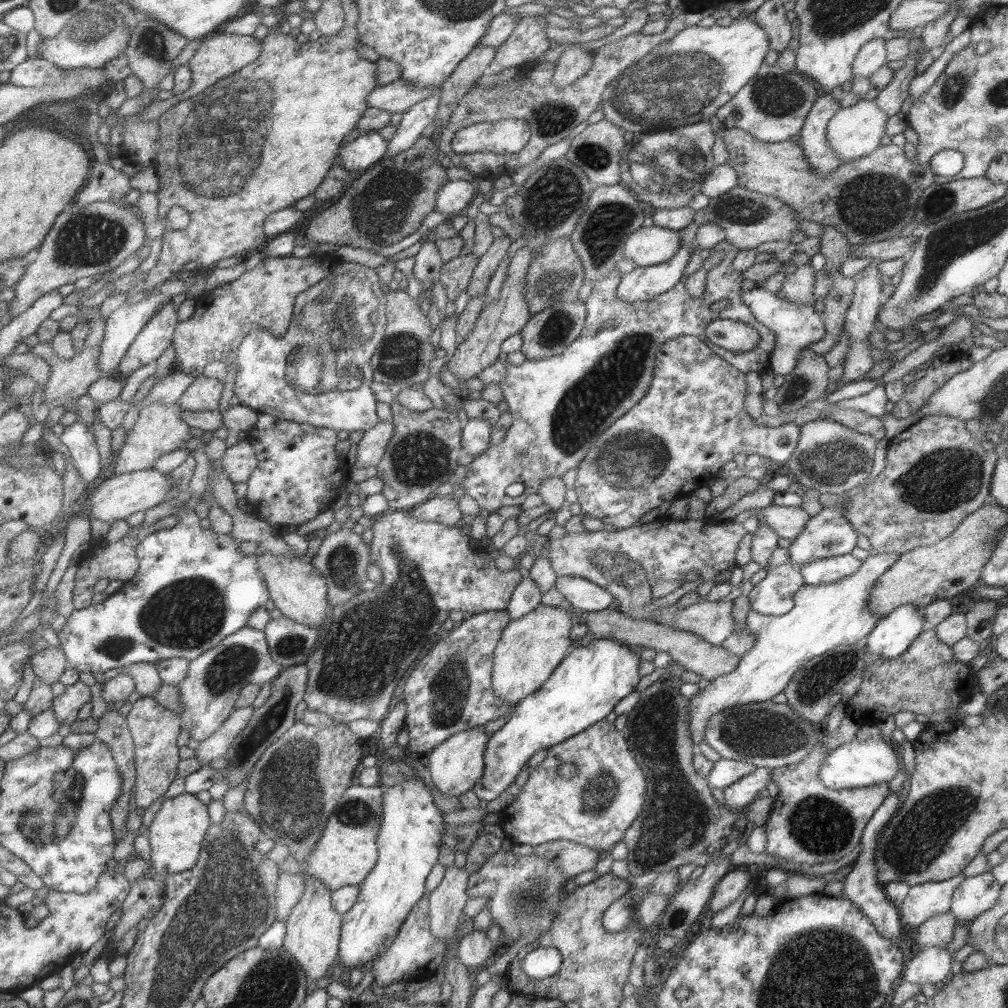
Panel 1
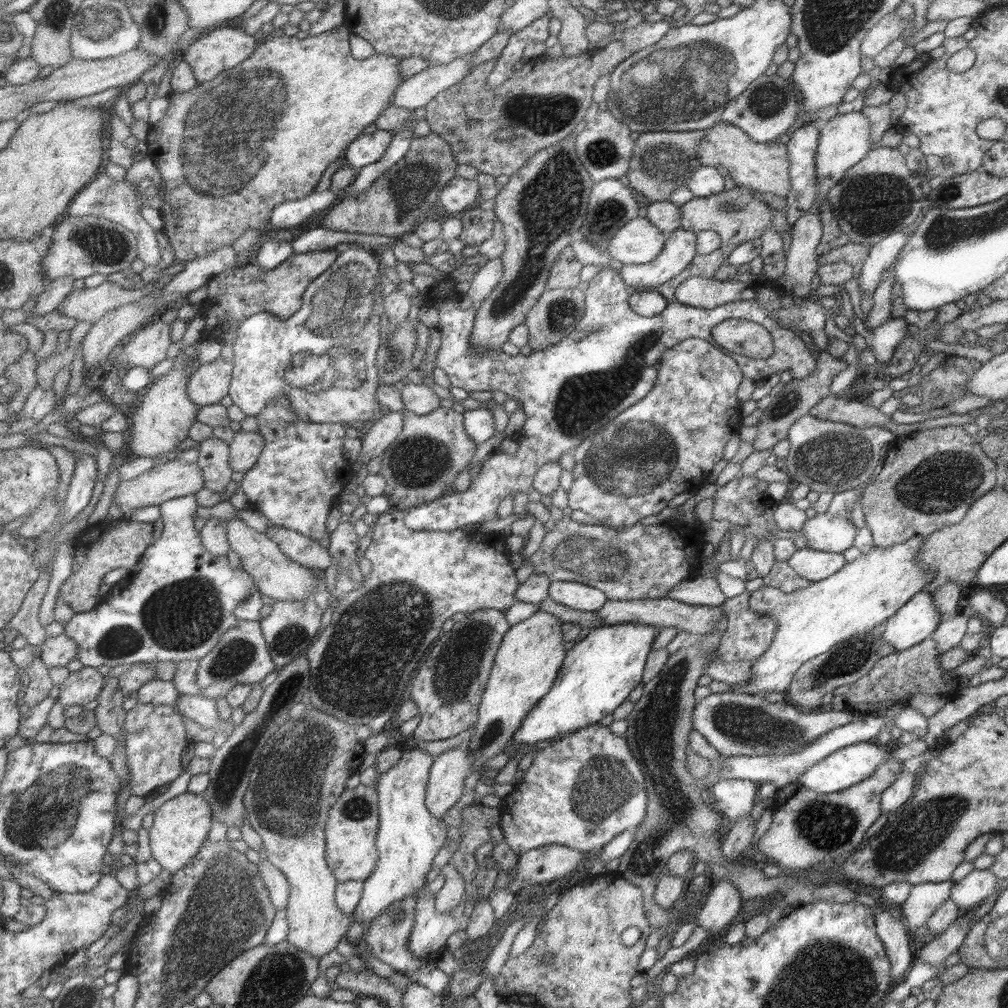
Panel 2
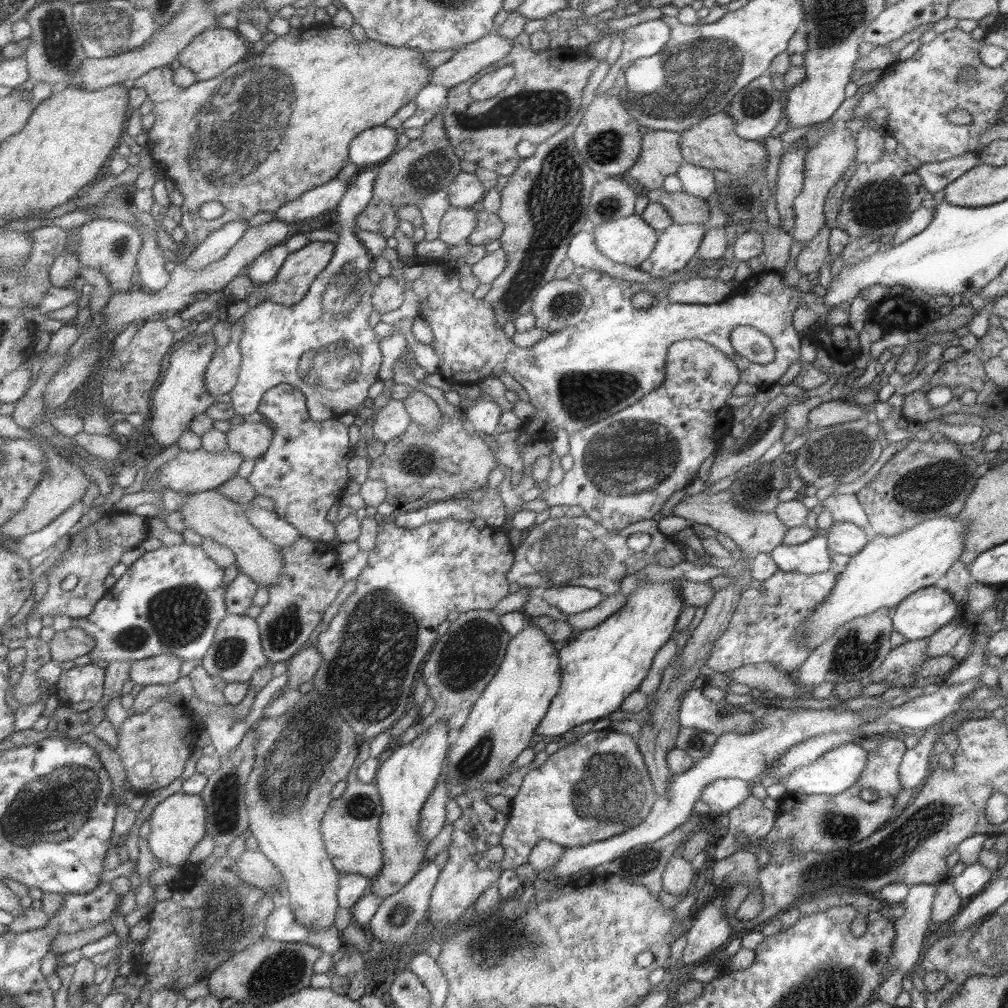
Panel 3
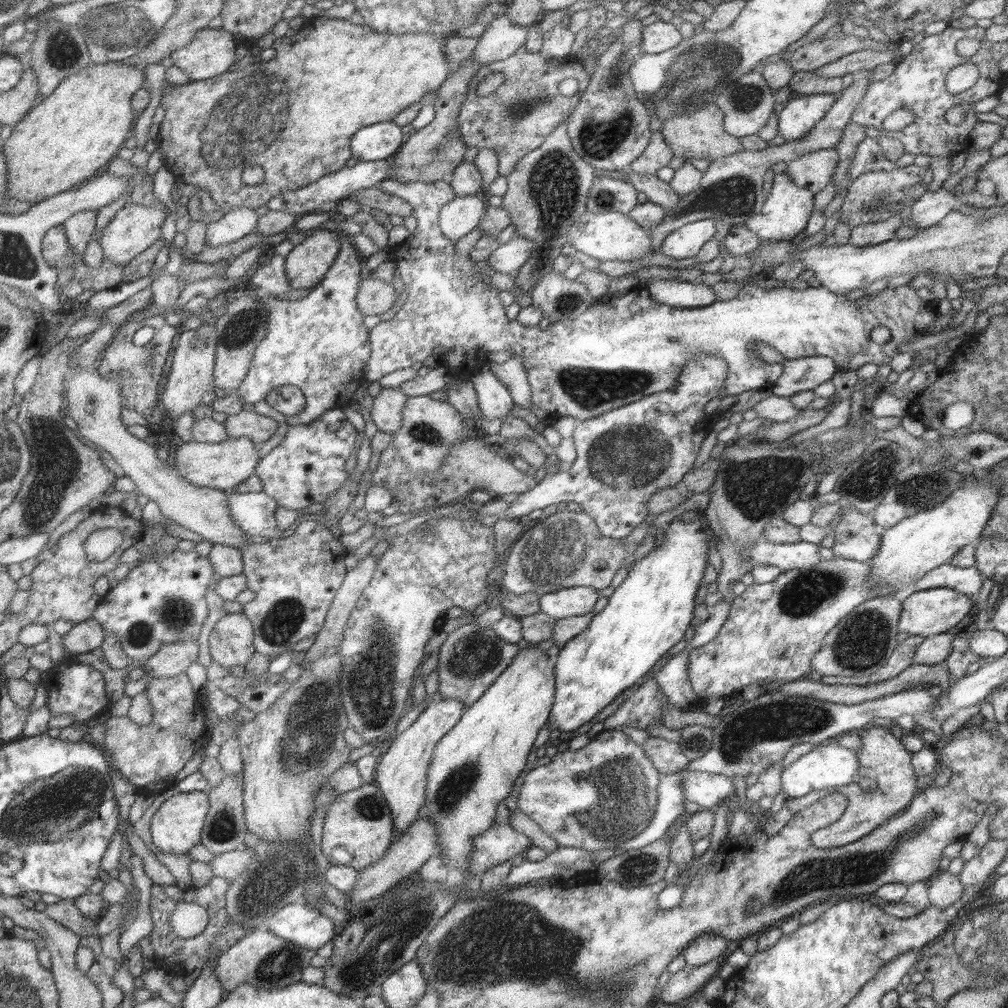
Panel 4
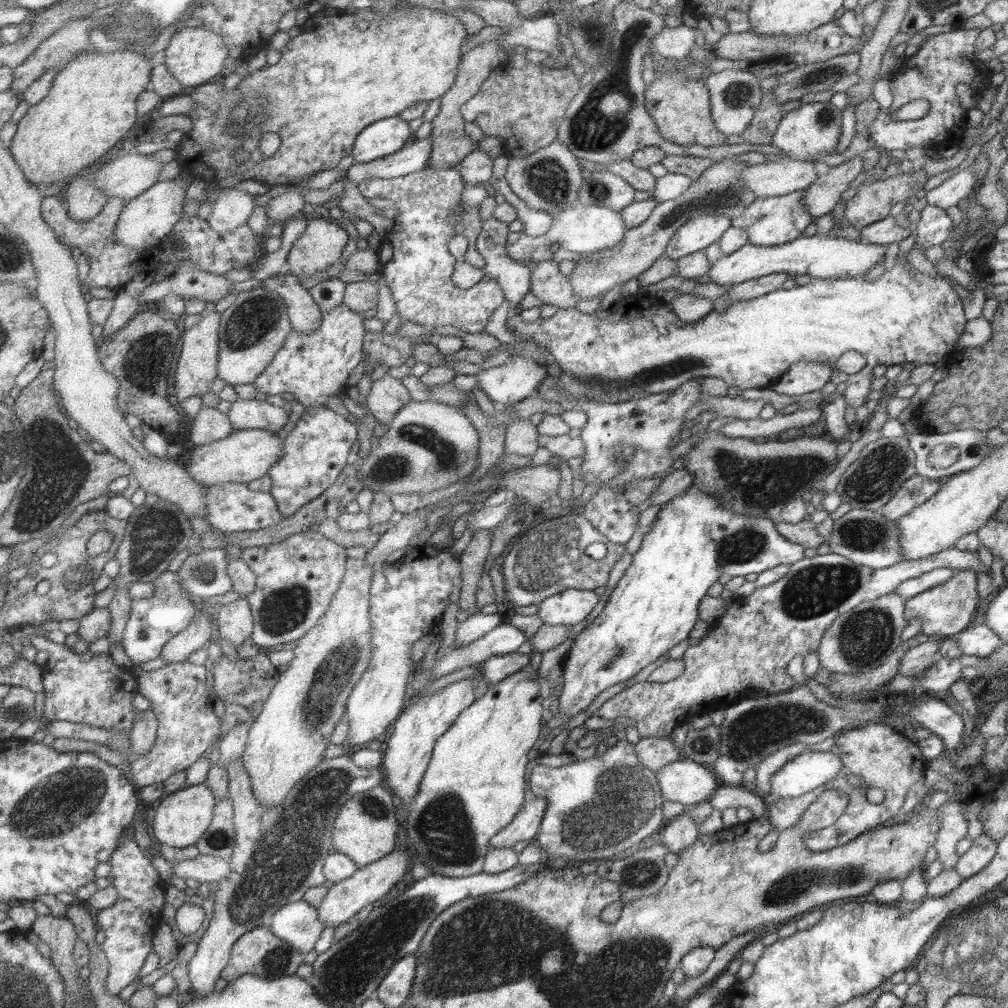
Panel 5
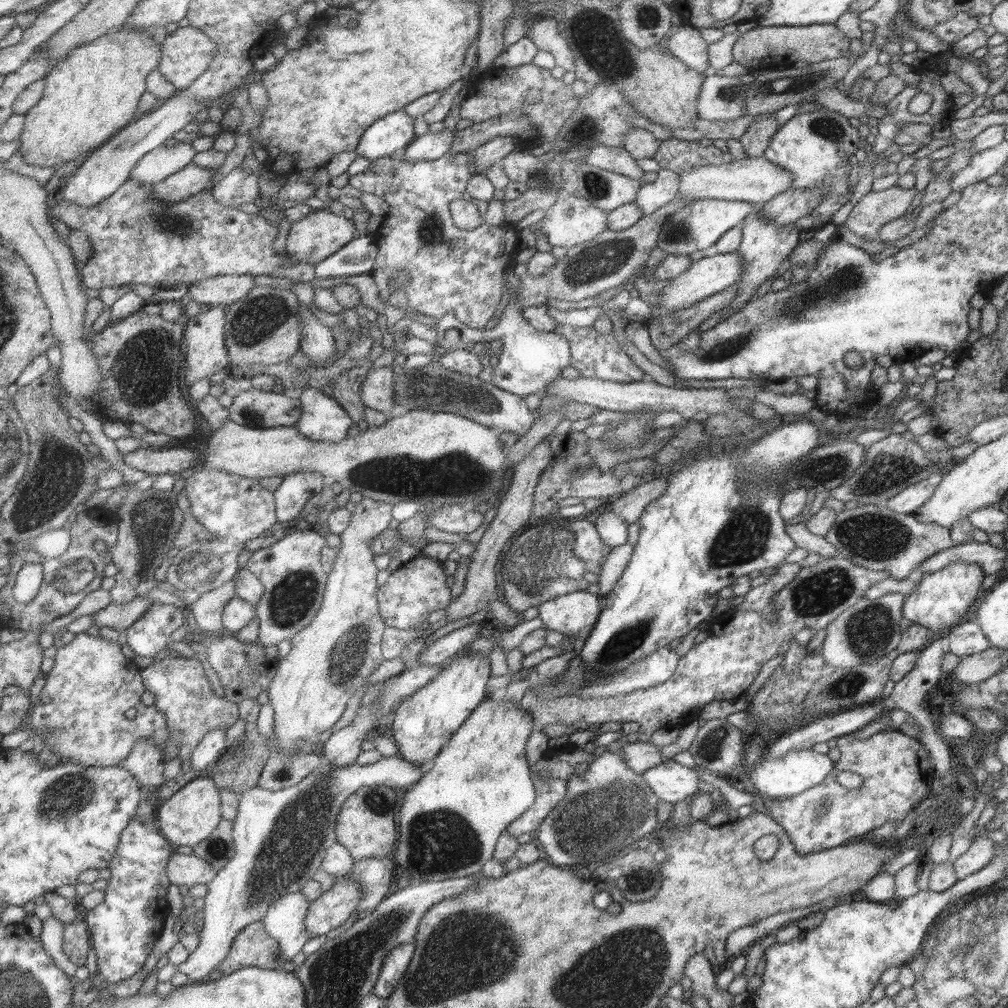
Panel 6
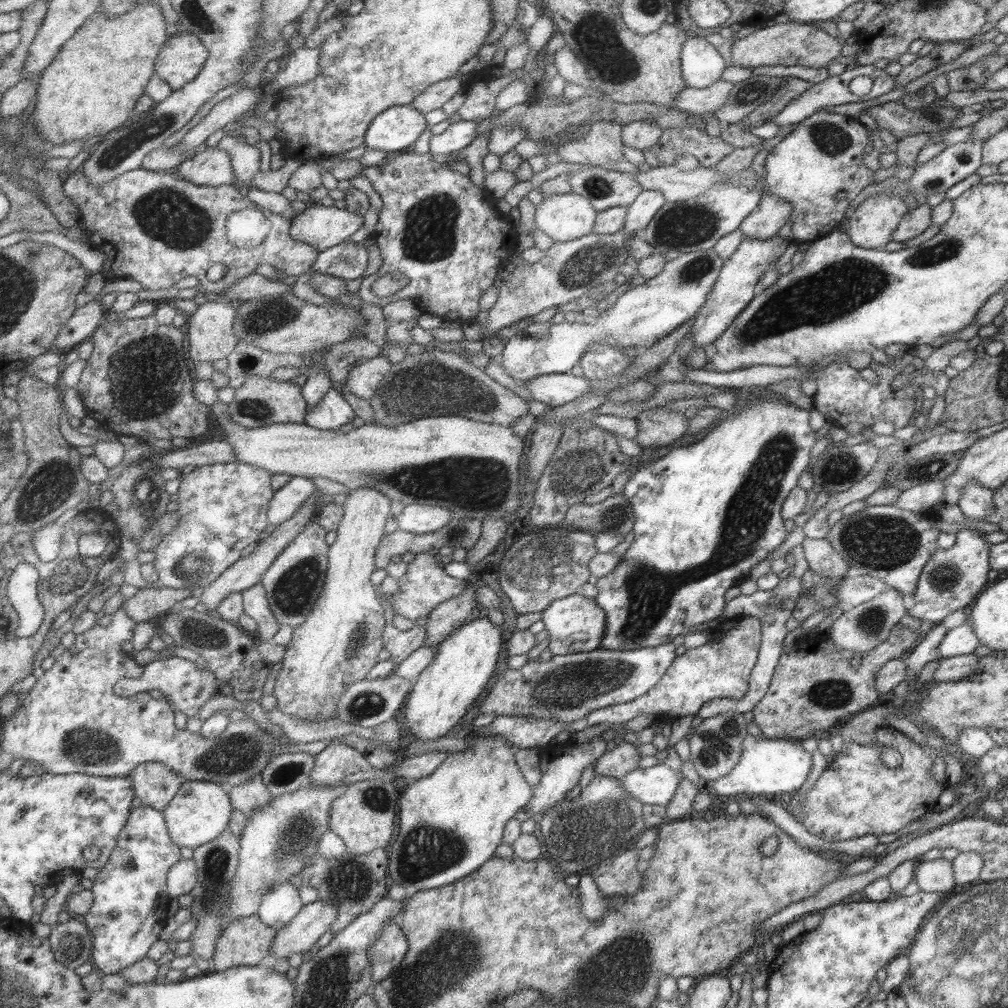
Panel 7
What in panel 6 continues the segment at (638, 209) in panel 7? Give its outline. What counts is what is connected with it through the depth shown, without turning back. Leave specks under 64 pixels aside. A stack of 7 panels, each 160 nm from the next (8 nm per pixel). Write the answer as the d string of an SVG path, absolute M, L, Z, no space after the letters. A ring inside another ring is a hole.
M660 168L652 182L641 184L635 202L643 215L651 214L672 200L677 194L678 174L669 169Z

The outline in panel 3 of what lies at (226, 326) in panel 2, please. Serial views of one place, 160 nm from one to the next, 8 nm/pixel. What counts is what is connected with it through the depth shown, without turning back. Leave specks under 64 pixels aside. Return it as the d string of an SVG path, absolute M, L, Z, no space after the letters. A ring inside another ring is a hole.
M313 241L297 250L297 252L290 252L285 257L283 264L275 273L275 276L266 283L256 283L252 281L252 289L249 291L245 300L248 310L255 308L260 302L268 300L275 304L282 304L283 306L291 306L299 302L303 295L307 292L312 280L327 266L331 255L333 254L334 243Z

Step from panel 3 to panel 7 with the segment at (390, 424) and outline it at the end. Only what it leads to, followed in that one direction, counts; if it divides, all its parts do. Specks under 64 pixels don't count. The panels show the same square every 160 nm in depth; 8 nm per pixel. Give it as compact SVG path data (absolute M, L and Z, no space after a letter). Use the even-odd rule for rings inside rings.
M381 355L374 356L362 362L359 366L354 366L348 374L346 388L353 396L371 401L375 397L377 387L382 378L389 372L391 363Z

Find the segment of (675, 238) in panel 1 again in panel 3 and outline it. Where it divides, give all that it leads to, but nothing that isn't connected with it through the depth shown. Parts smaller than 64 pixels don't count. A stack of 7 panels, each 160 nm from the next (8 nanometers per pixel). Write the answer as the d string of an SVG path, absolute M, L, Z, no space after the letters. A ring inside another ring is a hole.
M634 214L589 228L603 256L629 267L636 267L650 255L658 237L651 225Z

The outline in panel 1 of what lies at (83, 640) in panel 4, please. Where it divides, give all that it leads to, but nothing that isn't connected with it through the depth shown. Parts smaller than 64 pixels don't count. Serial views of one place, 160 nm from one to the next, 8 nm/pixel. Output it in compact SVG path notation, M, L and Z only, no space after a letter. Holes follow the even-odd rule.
M45 646L30 656L31 671L43 684L51 685L59 680L61 674L69 667L64 654L58 647Z

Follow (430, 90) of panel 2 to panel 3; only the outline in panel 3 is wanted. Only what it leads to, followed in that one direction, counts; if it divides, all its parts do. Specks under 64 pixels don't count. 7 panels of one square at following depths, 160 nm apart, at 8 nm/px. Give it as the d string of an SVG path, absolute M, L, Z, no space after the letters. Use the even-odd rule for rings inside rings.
M489 33L483 38L455 51L447 63L430 70L428 84L452 87L471 78L481 68L503 59L510 52L513 40Z

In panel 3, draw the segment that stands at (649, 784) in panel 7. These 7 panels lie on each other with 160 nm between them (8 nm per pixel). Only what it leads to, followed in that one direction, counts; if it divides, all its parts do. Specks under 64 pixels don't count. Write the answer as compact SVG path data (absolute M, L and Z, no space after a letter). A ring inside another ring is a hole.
M716 778L703 788L700 800L710 808L710 816L728 813L750 795L751 787L751 782L740 778Z

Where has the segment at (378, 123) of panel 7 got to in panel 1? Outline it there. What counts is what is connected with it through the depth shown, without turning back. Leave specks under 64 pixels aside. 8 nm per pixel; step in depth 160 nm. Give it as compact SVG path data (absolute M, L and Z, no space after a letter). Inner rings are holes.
M377 129L362 131L355 139L344 142L337 149L335 161L348 171L364 171L373 166L387 152L388 143Z

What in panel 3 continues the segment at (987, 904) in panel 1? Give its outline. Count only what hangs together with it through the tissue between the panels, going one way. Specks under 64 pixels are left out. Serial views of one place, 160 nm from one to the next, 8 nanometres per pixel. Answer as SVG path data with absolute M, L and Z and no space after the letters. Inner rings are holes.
M975 863L971 864L971 866L965 865L964 870L958 876L949 878L957 895L959 895L959 899L965 903L980 894L994 875L995 872L993 870Z

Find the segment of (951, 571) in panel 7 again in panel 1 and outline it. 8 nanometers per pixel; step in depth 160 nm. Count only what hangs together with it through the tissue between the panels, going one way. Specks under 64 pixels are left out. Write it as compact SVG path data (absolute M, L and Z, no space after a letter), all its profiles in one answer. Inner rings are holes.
M904 604L892 610L889 614L882 616L875 623L871 632L866 636L867 654L879 654L883 658L895 658L899 656L911 644L911 641L923 630L922 611L912 604Z

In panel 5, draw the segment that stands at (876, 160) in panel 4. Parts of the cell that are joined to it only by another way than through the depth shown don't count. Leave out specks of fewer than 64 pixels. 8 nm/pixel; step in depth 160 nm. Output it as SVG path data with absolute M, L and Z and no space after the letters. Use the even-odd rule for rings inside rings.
M862 154L829 168L822 168L813 185L803 192L805 210L813 217L831 213L841 193L861 178Z

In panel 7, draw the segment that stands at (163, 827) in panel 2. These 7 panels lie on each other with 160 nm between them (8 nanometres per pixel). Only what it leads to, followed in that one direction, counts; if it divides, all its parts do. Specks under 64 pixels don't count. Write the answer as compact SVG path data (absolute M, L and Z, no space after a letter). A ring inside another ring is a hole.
M183 780L162 813L171 842L179 848L195 848L228 828L232 809L221 785L202 780Z

